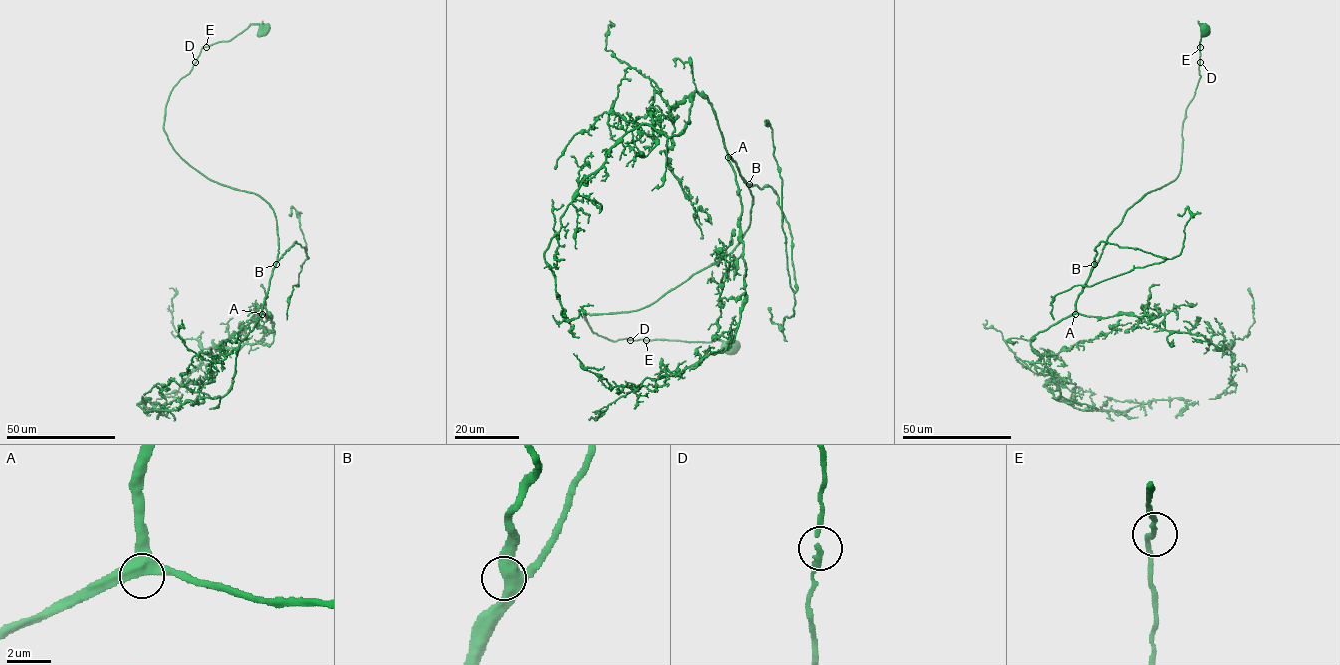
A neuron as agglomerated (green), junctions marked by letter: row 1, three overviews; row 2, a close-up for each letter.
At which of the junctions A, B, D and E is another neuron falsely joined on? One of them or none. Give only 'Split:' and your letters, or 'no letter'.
Split: no letter

